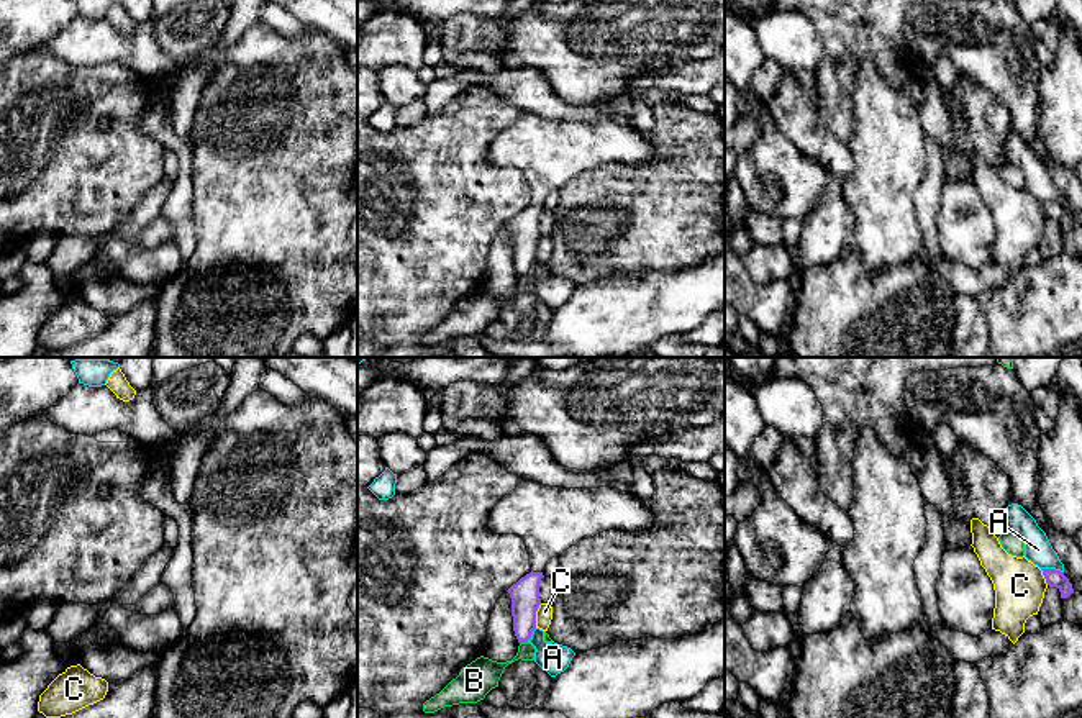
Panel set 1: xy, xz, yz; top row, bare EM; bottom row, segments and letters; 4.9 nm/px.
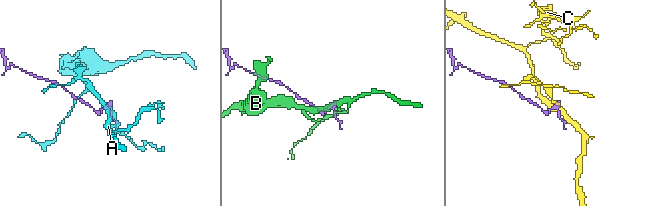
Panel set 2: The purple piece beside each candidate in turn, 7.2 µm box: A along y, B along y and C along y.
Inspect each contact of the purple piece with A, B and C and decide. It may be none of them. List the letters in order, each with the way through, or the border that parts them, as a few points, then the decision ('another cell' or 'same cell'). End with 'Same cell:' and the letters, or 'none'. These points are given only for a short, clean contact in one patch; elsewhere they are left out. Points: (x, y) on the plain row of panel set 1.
A: another cell
B: along xz (527, 274), (520, 277) | another cell
C: another cell
Same cell: none

